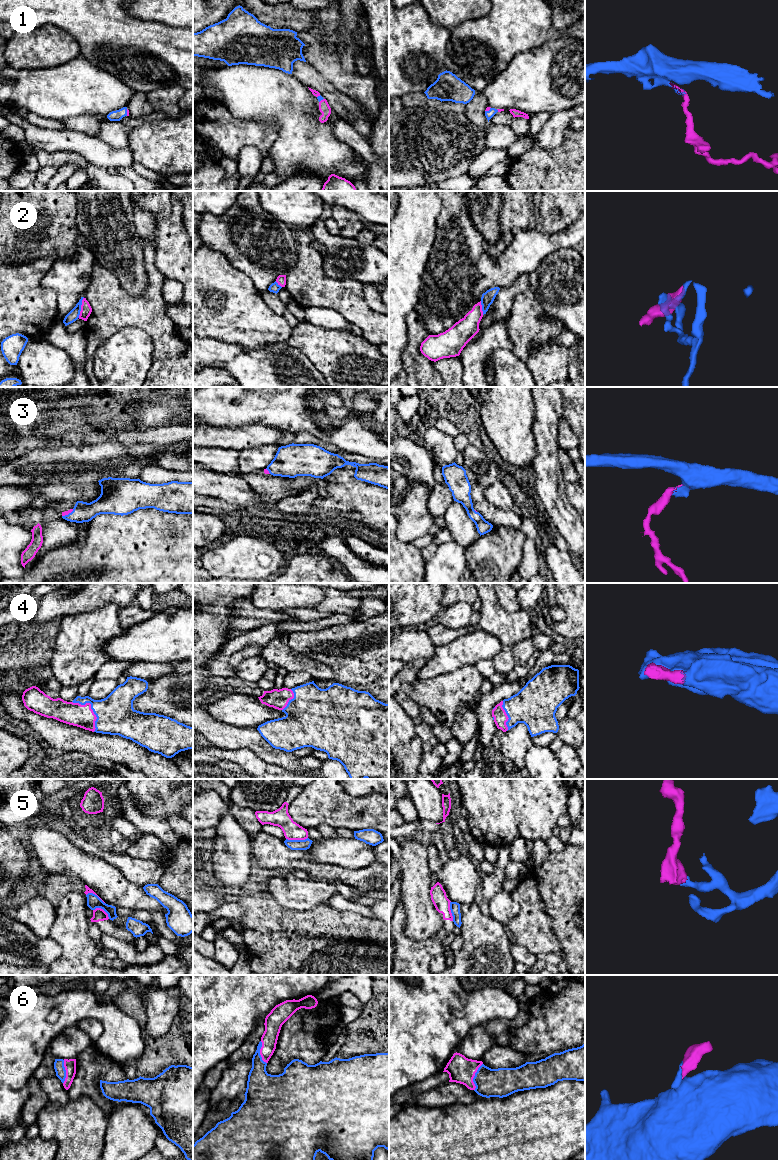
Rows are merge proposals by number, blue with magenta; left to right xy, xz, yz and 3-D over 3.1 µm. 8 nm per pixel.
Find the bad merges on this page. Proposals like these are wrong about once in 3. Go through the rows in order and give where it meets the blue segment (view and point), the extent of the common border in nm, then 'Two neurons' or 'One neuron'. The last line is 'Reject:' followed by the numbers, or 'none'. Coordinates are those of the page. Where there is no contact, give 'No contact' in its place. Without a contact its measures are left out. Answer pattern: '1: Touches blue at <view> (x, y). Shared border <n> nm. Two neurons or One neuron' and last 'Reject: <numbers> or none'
1: Touches blue at xy (126, 112). Shared border 60 nm. One neuron
2: Touches blue at xy (80, 307). Shared border 170 nm. Two neurons
3: Touches blue at xy (68, 514). Shared border 110 nm. One neuron
4: Touches blue at xy (91, 708). Shared border 300 nm. One neuron
5: Touches blue at xz (296, 840). Shared border 180 nm. Two neurons
6: Touches blue at yz (474, 1077). Shared border 240 nm. One neuron
Reject: 2, 5

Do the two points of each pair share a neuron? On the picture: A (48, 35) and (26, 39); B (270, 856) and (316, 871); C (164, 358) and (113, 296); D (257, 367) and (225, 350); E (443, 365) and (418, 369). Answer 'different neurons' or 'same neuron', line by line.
A: same neuron
B: same neuron
C: same neuron
D: same neuron
E: different neurons

